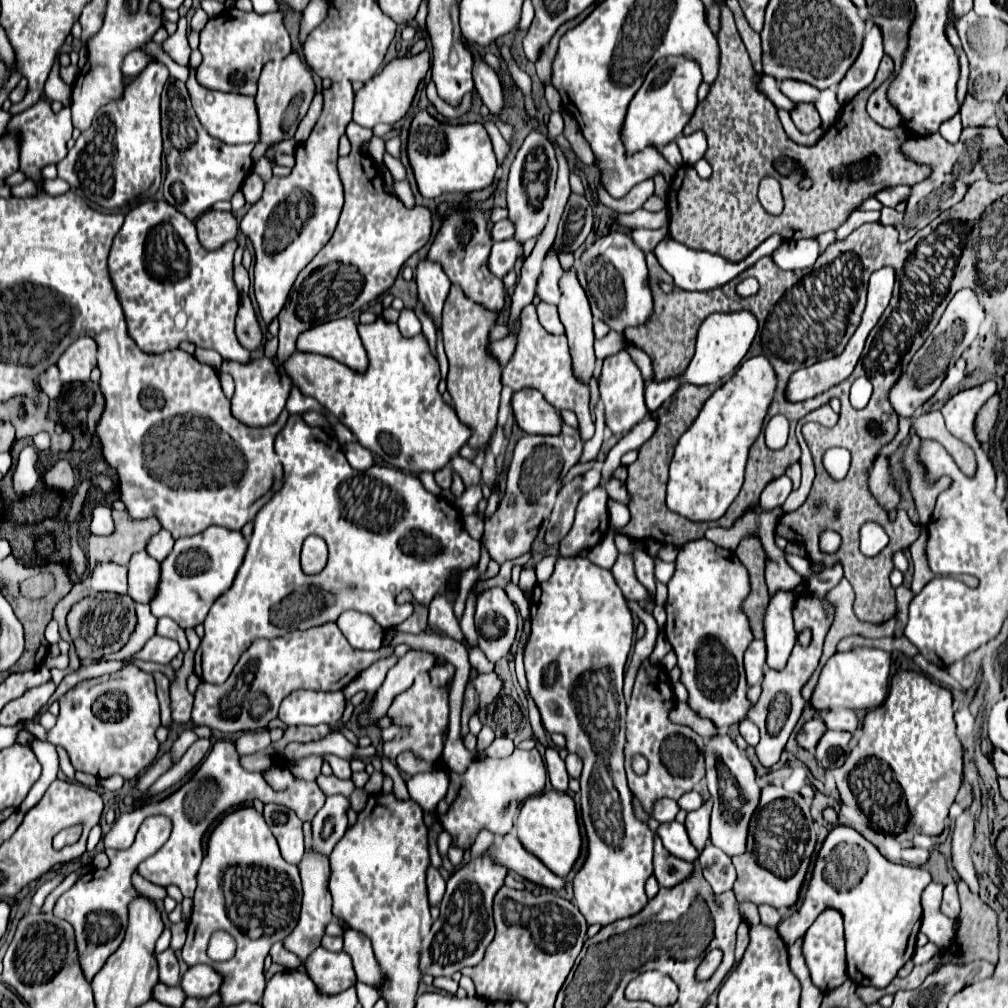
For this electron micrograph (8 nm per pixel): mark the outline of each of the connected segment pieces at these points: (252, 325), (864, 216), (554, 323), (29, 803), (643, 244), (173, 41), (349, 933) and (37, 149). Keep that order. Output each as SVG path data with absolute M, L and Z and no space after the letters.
M249 296L241 298L235 332L237 332L239 342L241 342L245 348L257 350L257 348L263 346L263 330L261 330L261 324L259 324L257 316L255 316L255 310L253 310L253 306L251 306Z
M857 209L847 218L847 222L845 222L841 228L837 228L837 236L839 236L839 240L843 240L843 238L849 236L855 228L859 228L859 226L863 226L865 223L880 222L880 218L880 210Z
M539 304L537 306L537 316L539 316L539 322L541 326L549 332L549 334L565 334L565 328L559 320L559 312L557 312L557 306L553 304Z
M33 740L31 748L33 748L37 760L41 762L42 772L33 788L29 790L29 794L25 796L25 800L21 802L21 806L19 806L19 810L23 814L29 812L37 804L37 800L43 796L43 792L57 778L57 772L59 772L59 756L57 756L57 750L55 750L53 744L45 742L45 740Z
M667 226L657 228L657 230L639 228L639 230L633 230L633 232L631 232L631 238L635 240L635 244L637 244L643 252L653 252L653 248L655 248L667 234L669 234Z
M179 20L179 28L175 34L171 34L165 42L163 42L163 52L169 54L177 64L185 64L189 62L189 54L191 54L191 48L187 44L187 22L185 20Z
M349 928L349 930L345 930L343 940L345 940L343 950L353 958L353 968L355 968L357 980L381 990L381 986L385 982L385 972L379 966L367 936L363 936L361 932Z
M39 100L29 110L13 116L7 130L15 130L21 140L21 170L27 172L27 178L41 180L41 168L47 164L57 164L67 154L67 140L71 138L71 110L63 108L61 112L53 112L47 100Z

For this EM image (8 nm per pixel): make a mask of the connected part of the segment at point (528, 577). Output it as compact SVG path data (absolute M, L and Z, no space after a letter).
M525 568L525 570L521 570L519 588L521 588L521 590L523 590L523 588L531 590L535 584L537 584L537 580L535 580L535 570L533 570L533 568Z

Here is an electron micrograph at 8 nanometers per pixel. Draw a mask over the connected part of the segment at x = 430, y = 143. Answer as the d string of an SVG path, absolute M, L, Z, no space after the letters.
M425 110L417 112L411 122L407 154L415 172L419 192L425 198L437 198L445 192L477 192L489 188L499 168L491 138L481 124L447 126L431 118Z

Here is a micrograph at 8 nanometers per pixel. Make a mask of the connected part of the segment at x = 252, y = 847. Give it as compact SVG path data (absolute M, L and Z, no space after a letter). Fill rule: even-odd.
M253 806L239 808L227 814L209 836L207 854L197 874L183 960L187 966L209 964L219 974L227 976L221 986L223 1004L237 1004L243 1000L259 1002L265 990L263 960L275 942L291 934L299 920L299 908L301 882L297 866L283 860L277 840L263 816ZM219 930L225 930L237 942L235 956L227 962L211 962L207 956L209 938Z

